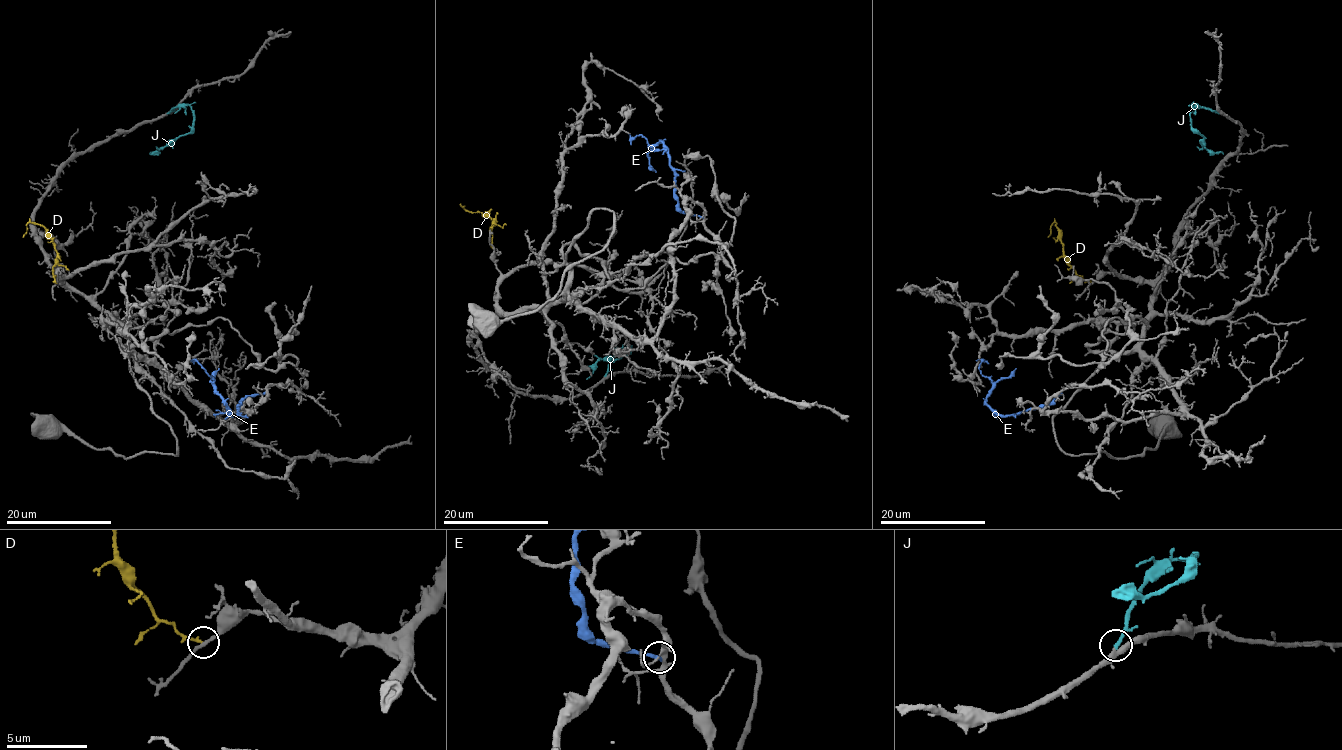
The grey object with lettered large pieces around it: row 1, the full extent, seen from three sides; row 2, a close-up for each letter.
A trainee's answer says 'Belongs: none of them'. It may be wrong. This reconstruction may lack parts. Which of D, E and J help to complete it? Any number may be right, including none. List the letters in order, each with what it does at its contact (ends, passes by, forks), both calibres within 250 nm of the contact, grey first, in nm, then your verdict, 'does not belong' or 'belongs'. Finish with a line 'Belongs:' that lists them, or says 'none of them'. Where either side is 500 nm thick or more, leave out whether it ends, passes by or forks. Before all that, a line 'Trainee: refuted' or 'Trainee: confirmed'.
Trainee: refuted
D: it ends | 200/160 nm | does not belong
E: it ends | 300/240 nm | does not belong
J: it ends | 280/240 nm | belongs
Belongs: J

